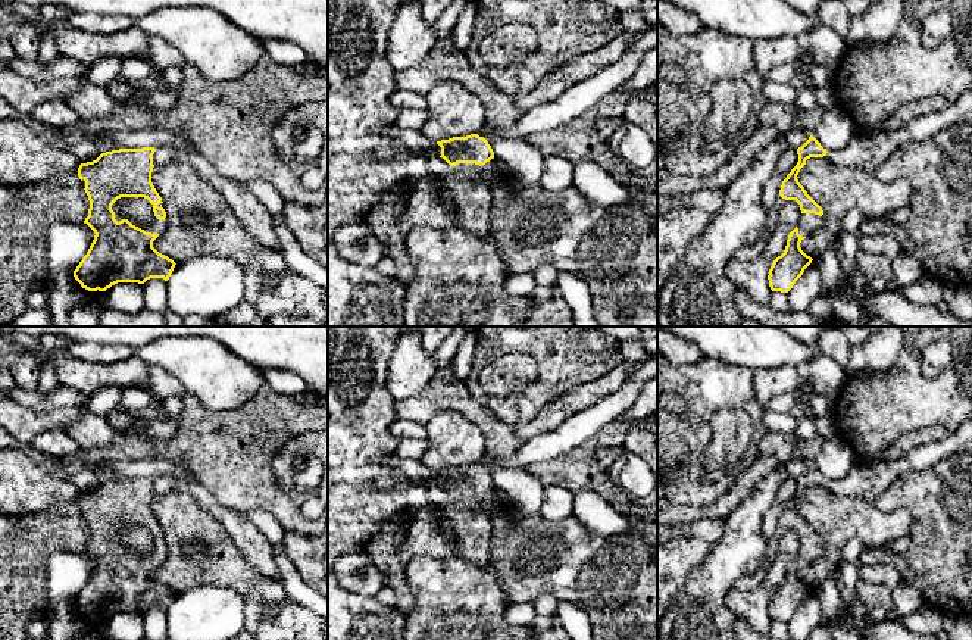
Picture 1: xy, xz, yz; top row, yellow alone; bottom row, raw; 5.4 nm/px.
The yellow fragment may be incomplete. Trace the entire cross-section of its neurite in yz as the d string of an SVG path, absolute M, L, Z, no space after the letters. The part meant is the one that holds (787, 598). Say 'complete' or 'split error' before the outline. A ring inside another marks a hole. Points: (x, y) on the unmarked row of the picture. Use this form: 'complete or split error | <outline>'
split error | M972 416L941 441L916 447L897 459L878 459L866 465L856 463L841 480L826 481L821 472L810 465L809 469L797 478L798 491L782 511L779 524L768 541L769 552L762 563L762 569L768 569L776 556L781 538L787 530L796 530L800 534L800 550L790 562L784 583L773 590L769 599L768 609L771 619L788 622L813 590L801 580L800 572L823 553L823 540L797 509L807 488L826 486L835 493L862 497L869 503L876 503L881 493L896 478L907 472L923 471L944 458L951 458L968 443L972 443Z

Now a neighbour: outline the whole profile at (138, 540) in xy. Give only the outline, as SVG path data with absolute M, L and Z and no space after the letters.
M121 527L112 534L115 549L128 549L132 555L144 559L156 546L153 534L144 527Z

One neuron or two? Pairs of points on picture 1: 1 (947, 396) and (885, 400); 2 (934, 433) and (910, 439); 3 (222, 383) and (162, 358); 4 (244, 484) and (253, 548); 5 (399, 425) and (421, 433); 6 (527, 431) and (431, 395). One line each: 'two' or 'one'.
1: one
2: one
3: one
4: two
5: one
6: two

